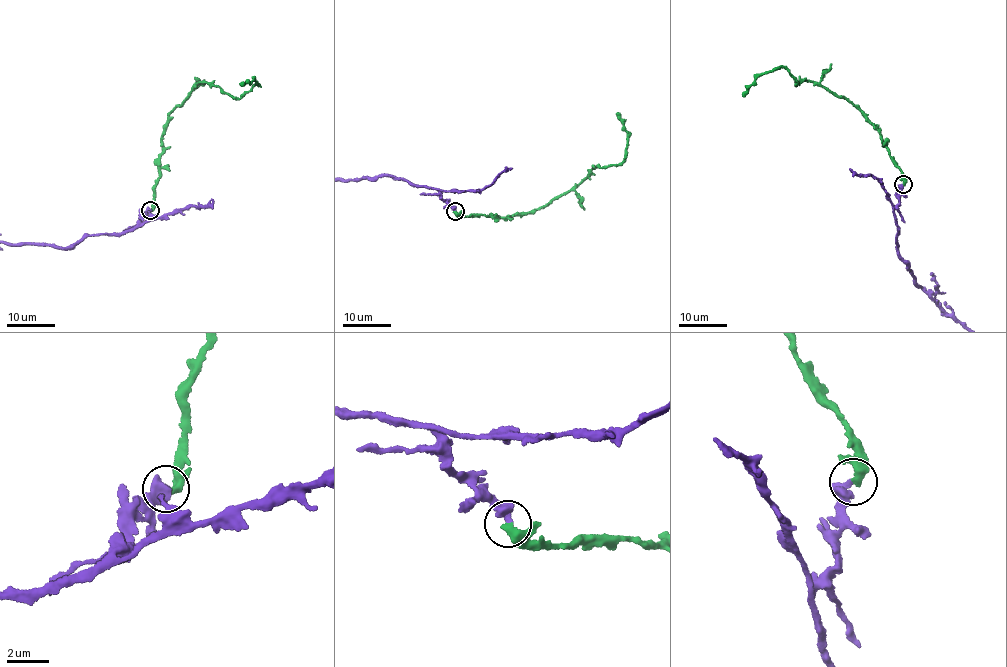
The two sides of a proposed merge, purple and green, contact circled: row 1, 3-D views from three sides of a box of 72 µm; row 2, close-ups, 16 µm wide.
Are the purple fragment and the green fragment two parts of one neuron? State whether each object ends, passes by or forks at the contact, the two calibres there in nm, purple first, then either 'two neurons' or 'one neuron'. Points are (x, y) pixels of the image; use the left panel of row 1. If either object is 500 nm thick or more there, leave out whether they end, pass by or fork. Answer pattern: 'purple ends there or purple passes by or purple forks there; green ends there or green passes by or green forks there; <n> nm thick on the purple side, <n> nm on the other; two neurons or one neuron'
purple ends there; green ends there; 480 nm thick on the purple side, 420 nm on the other; one neuron

